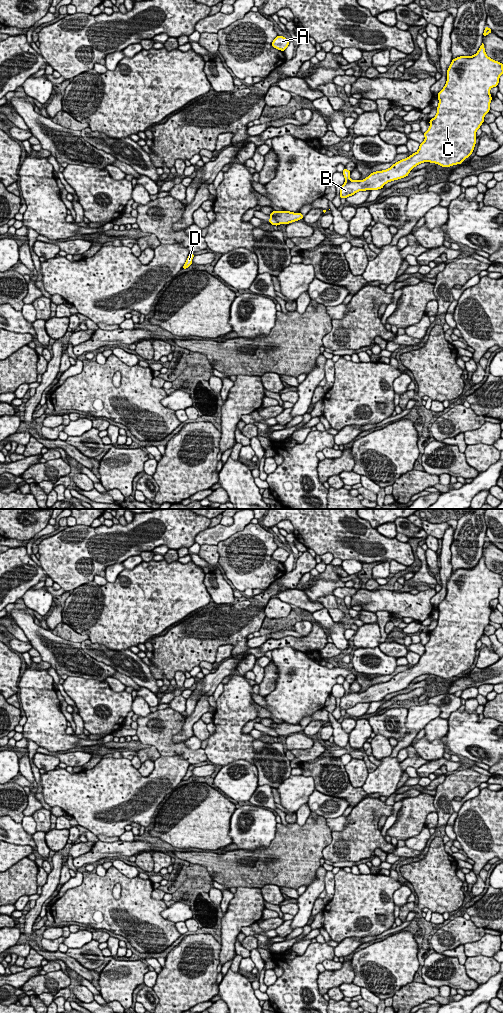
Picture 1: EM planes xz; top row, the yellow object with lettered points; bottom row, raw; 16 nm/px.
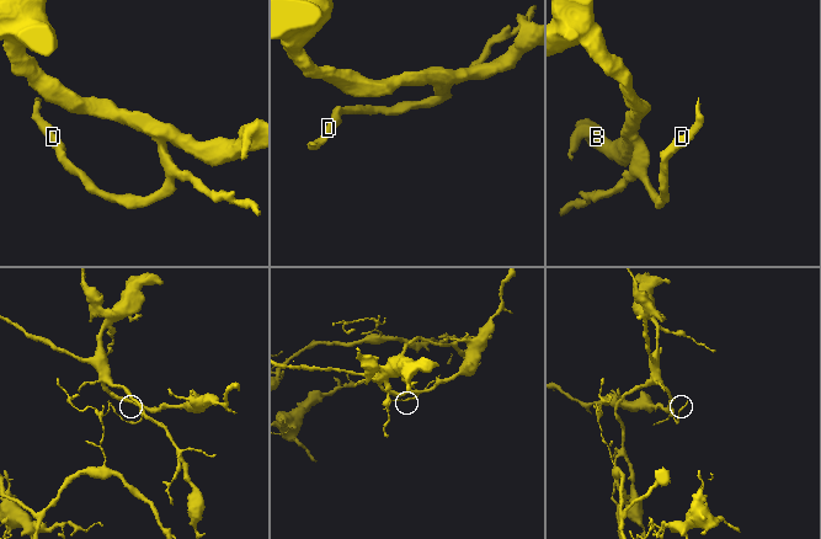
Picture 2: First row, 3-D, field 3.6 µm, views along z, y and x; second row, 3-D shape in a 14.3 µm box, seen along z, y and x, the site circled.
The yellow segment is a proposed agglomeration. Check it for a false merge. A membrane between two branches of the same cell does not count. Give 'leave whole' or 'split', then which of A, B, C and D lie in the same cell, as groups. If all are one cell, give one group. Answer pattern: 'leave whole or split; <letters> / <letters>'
split; A B C / D

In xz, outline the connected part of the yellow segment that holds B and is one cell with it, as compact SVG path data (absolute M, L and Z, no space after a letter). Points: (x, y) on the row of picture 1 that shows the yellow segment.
M483 43L475 55L453 59L447 70L446 85L437 95L439 99L437 114L429 121L430 127L424 133L425 140L420 144L418 151L396 162L387 170L371 173L364 180L351 180L351 171L345 168L342 172L345 183L340 186L341 199L358 191L381 189L390 181L408 176L415 166L423 162L436 163L442 167L461 164L474 150L476 131L490 110L492 97L489 91L492 87L498 86L501 74L503 74L503 64L486 55Z

